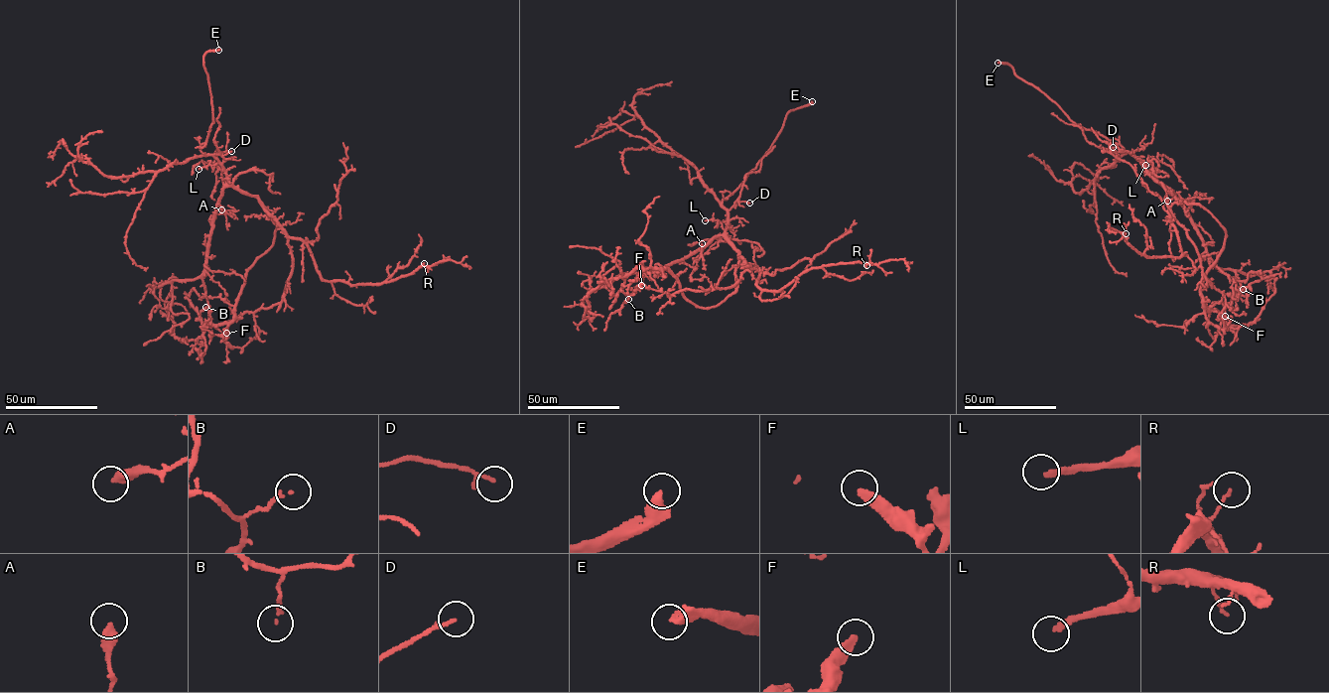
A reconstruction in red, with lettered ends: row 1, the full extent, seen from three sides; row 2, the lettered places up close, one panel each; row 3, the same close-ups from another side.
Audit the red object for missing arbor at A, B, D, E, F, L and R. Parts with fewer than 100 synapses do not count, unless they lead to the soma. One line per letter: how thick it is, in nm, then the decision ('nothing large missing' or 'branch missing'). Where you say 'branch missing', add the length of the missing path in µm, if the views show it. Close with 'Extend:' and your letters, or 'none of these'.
A: calibre 400 nm; nothing large missing
B: calibre 120 nm; nothing large missing
D: calibre 110 nm; nothing large missing
E: calibre 440 nm; branch missing; missing 7 µm
F: calibre 320 nm; nothing large missing
L: calibre 260 nm; branch missing; missing 25 µm
R: calibre 120 nm; nothing large missing
Extend: E, L

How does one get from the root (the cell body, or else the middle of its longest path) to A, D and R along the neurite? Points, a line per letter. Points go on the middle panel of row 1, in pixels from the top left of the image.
A: (738, 258), (737, 252), (722, 235), (701, 248), (701, 251), (702, 243)
D: (738, 258), (725, 233), (728, 211), (736, 201), (749, 203)
R: (738, 258), (747, 269), (757, 268), (757, 285), (772, 291), (780, 290), (811, 268), (855, 262), (866, 265)

